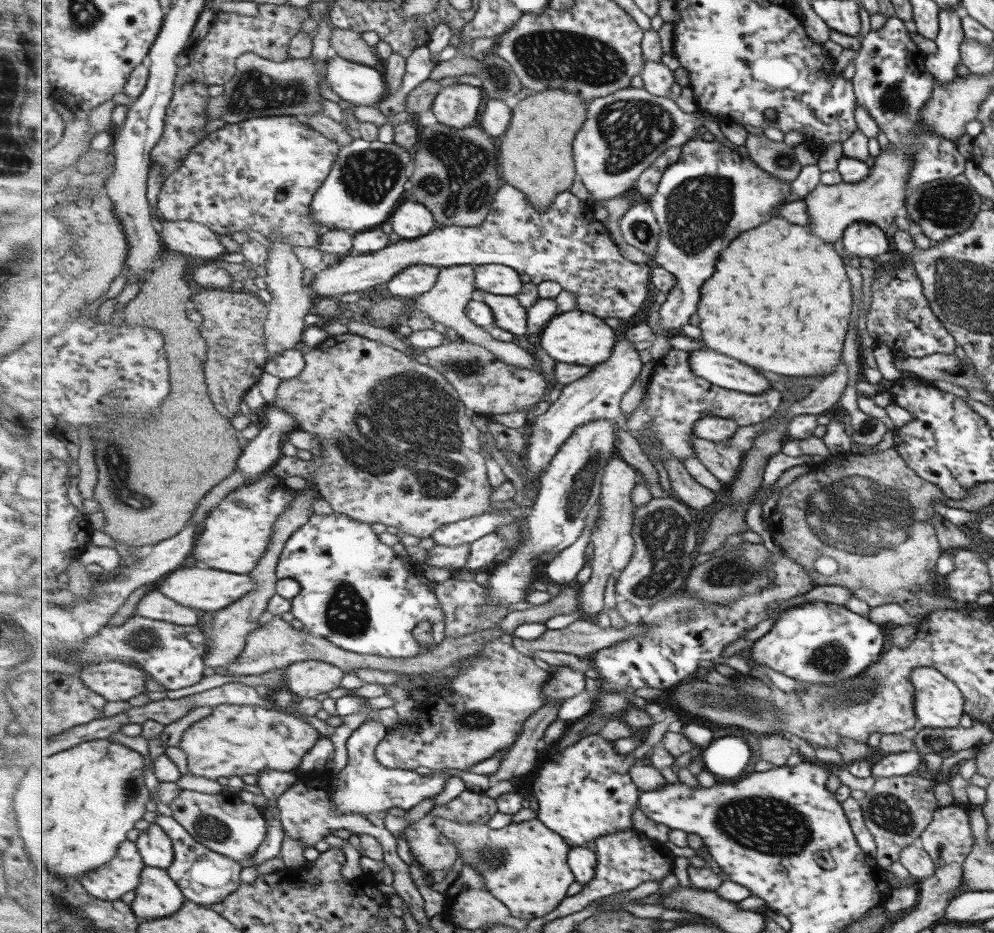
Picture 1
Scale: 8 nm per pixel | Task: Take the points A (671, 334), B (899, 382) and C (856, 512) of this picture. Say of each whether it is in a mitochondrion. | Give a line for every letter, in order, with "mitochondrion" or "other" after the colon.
A: other
B: other
C: mitochondrion

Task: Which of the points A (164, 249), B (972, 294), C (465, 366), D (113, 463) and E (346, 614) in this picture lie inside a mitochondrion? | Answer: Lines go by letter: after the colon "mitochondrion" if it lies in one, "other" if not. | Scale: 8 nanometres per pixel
A: other
B: mitochondrion
C: mitochondrion
D: mitochondrion
E: mitochondrion

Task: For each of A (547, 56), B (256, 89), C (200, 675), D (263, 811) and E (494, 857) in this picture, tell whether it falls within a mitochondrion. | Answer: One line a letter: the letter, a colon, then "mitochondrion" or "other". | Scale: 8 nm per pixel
A: mitochondrion
B: mitochondrion
C: other
D: other
E: mitochondrion

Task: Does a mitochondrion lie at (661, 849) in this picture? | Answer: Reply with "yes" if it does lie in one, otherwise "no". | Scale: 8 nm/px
no

